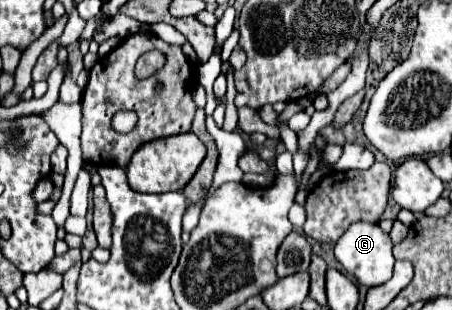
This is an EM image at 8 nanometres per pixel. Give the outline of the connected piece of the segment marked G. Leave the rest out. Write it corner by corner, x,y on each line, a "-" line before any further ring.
359,221
359,223
353,223
341,235
341,239
335,245
335,257
347,269
347,273
351,273
361,285
377,287
377,285
389,281
393,275
395,259
393,259
391,249
393,249
393,243
391,243
389,233
385,233
377,223

